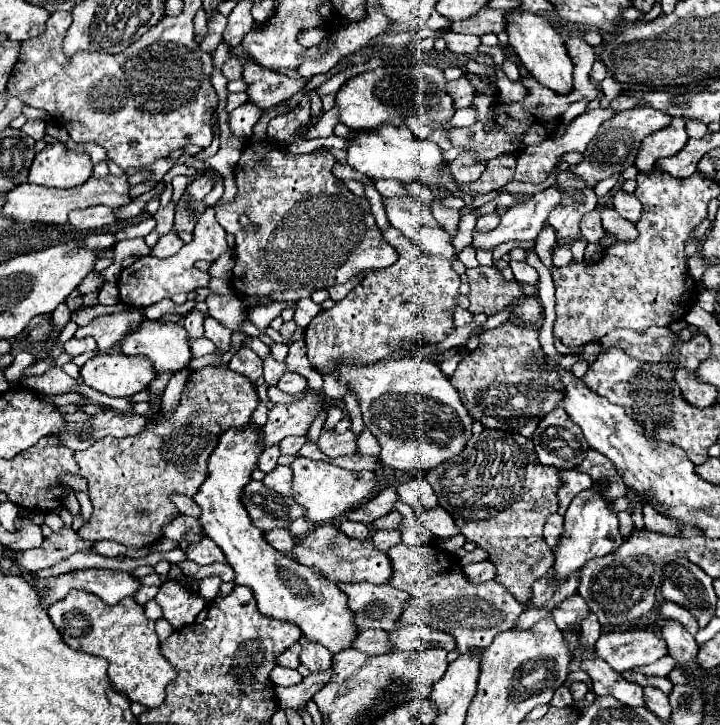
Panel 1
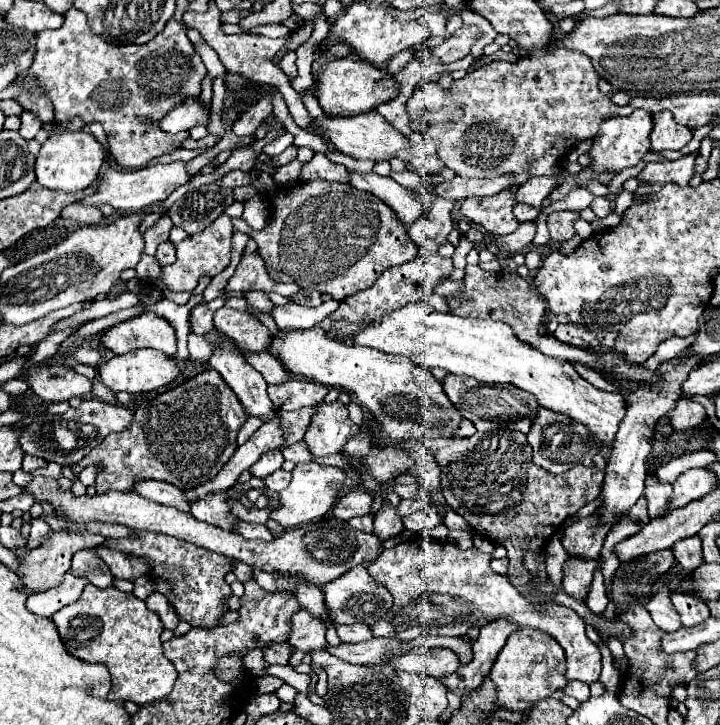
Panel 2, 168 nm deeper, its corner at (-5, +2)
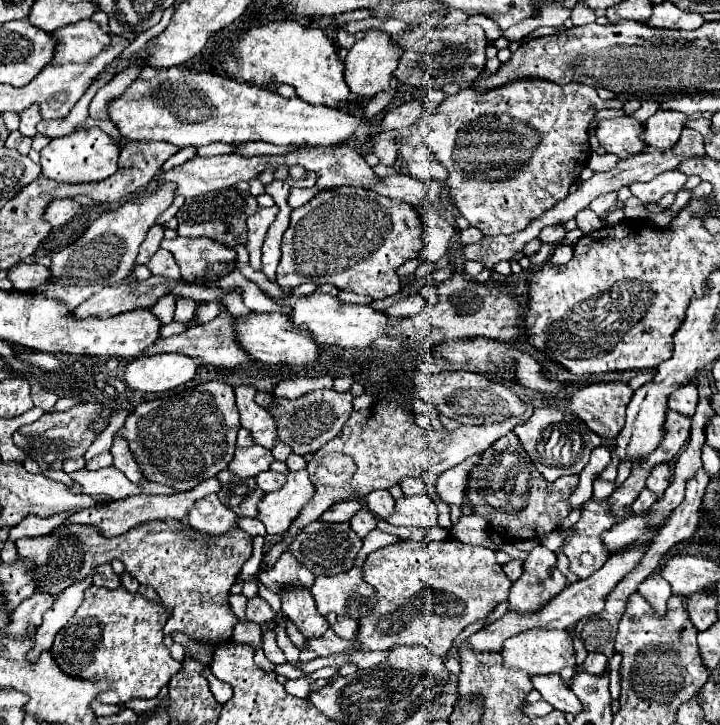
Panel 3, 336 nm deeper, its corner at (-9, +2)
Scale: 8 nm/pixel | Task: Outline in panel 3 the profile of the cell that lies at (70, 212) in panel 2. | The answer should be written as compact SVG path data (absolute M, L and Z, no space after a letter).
M53 199L49 201L49 209L45 209L45 221L51 223L51 227L65 225L71 221L73 215L81 213L81 207L73 199Z

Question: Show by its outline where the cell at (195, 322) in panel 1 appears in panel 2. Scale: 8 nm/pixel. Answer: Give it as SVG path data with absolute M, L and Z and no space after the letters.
M201 303L191 311L189 323L191 323L191 331L193 333L205 335L205 333L213 331L213 311L205 303Z

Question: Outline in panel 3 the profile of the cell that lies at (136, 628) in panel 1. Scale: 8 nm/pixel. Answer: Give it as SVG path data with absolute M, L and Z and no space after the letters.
M89 587L85 591L85 599L79 605L73 619L55 635L55 643L51 647L53 659L69 677L89 679L89 681L109 681L111 687L107 691L97 693L96 699L103 704L119 705L129 699L153 699L159 695L161 687L169 683L173 675L181 671L181 663L173 661L169 649L163 645L163 627L169 619L169 611L155 601L145 599L141 593L129 593L123 587L107 589L107 587Z

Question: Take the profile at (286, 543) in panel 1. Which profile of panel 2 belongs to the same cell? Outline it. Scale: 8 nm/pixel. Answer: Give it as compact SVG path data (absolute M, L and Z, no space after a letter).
M239 521L235 525L235 533L243 535L245 539L263 539L263 541L275 539L275 535L265 525L253 525L253 523L245 523L245 521Z

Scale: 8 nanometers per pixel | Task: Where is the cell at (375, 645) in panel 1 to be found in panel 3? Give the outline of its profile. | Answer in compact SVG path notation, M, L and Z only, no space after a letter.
M341 615L341 617L337 619L337 623L331 625L331 629L333 629L335 635L341 637L341 639L353 639L355 633L357 633L357 621L351 619L351 617Z

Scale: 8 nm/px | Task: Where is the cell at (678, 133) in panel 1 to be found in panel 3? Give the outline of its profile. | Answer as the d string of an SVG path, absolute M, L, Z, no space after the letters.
M657 111L643 123L643 141L657 149L669 149L677 143L683 131L685 113L679 111Z

